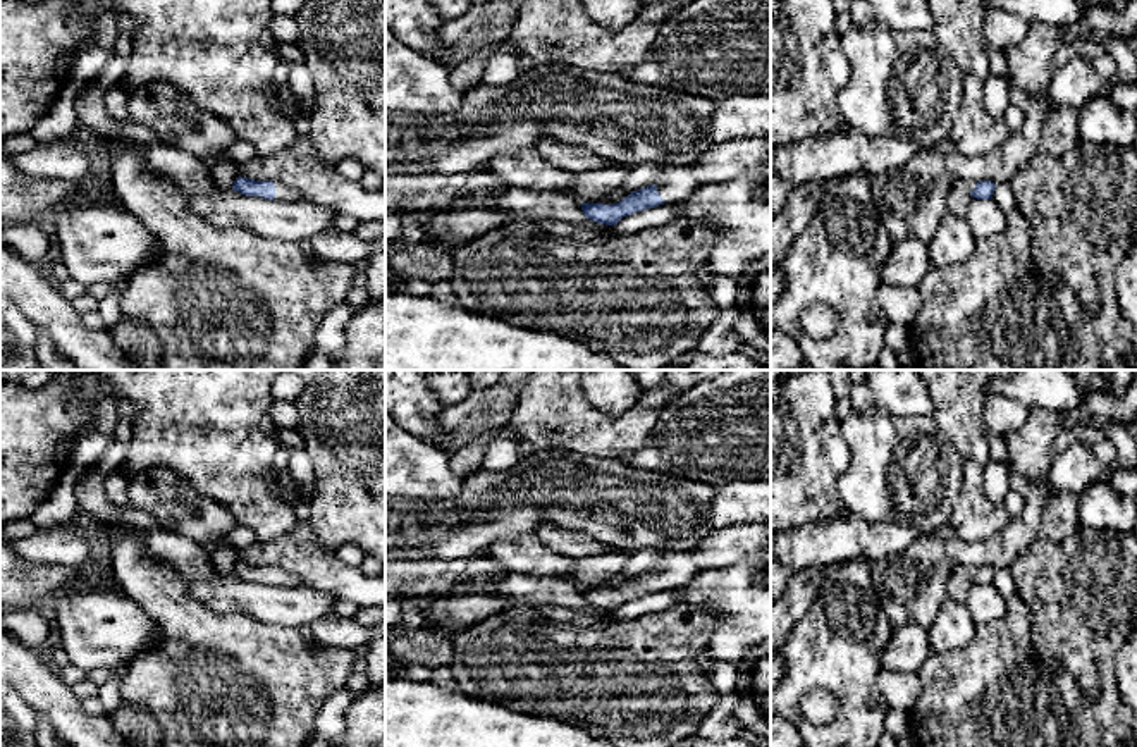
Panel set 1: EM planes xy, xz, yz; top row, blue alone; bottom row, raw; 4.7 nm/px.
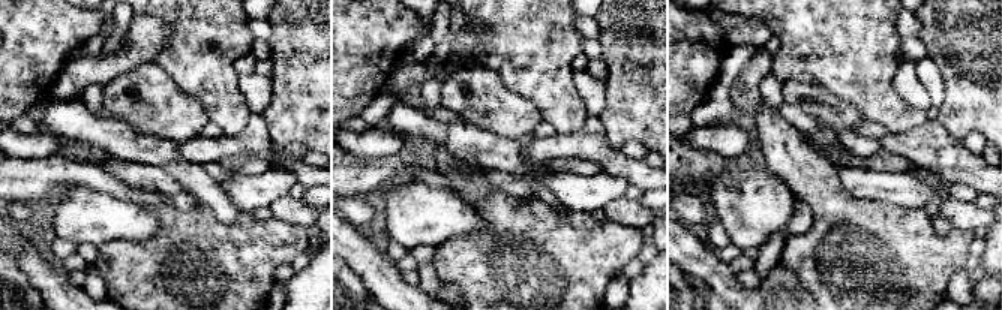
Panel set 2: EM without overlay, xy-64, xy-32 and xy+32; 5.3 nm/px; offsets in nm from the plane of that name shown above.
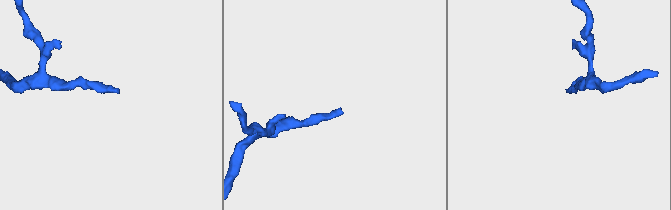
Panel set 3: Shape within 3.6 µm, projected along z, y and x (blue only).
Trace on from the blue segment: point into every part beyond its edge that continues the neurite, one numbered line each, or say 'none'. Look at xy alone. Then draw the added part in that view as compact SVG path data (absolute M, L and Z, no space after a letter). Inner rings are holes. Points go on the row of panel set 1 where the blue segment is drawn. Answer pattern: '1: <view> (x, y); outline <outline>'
1: xy (282, 191); outline M277 182L275 184L275 200L296 201L296 200L301 200L301 193Z

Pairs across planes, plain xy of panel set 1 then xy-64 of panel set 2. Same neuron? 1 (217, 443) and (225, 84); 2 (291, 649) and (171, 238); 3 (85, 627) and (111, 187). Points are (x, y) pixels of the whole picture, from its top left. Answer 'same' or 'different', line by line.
1: same
2: same
3: different

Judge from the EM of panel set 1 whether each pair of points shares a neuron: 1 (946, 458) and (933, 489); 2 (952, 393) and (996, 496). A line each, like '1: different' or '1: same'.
1: same
2: different

